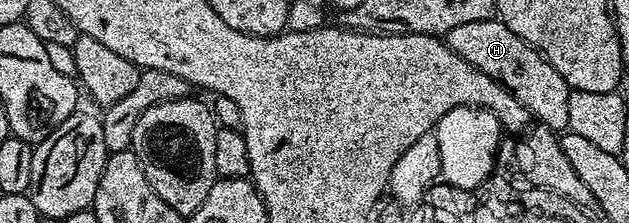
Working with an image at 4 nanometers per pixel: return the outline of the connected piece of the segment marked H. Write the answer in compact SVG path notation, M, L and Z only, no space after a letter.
M499 18L454 26L454 30L447 34L446 43L454 54L466 58L470 66L499 82L527 110L533 121L541 120L545 129L556 134L569 127L572 89L566 78L550 66L548 59L537 48L531 48L525 40L518 38L518 34L514 34L514 30L510 30L510 26L503 24Z

